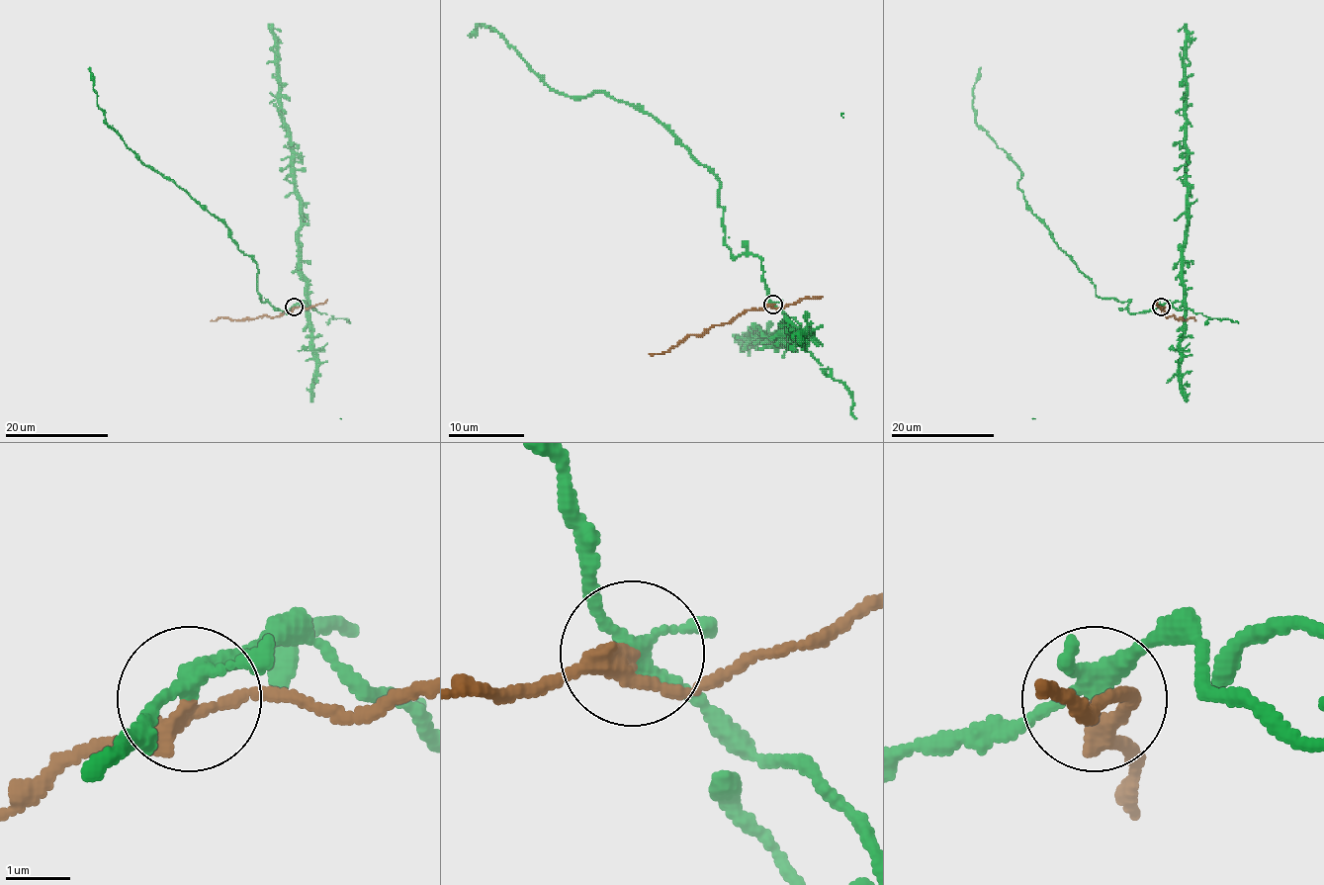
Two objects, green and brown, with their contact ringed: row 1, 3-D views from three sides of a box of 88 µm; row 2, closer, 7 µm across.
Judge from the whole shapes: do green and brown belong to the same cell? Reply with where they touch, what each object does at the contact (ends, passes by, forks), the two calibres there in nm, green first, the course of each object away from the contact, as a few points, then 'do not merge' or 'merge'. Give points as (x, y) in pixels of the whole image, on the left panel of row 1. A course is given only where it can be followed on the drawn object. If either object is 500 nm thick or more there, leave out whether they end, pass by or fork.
place (294, 307); green forks; brown passes by; calibres 240 and 240 nm; course green (294, 307), (286, 313), (261, 302), (256, 263), (238, 248), (230, 230), (147, 166), (107, 124), (89, 67); course brown (294, 307), (274, 316), (245, 319), (221, 316), (210, 320); do not merge

